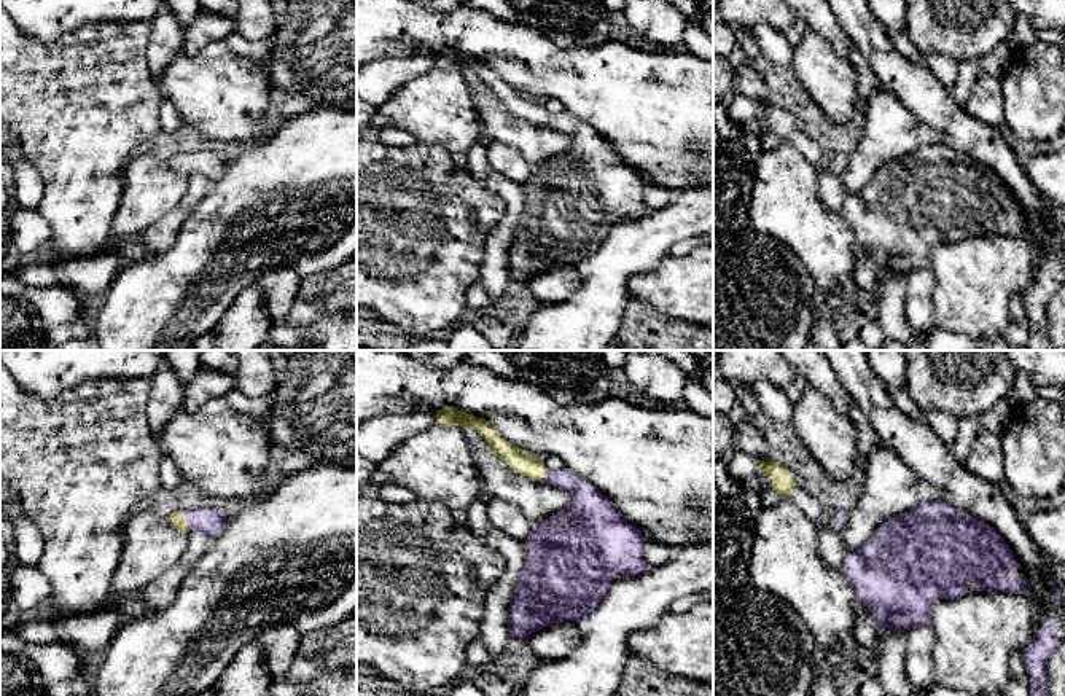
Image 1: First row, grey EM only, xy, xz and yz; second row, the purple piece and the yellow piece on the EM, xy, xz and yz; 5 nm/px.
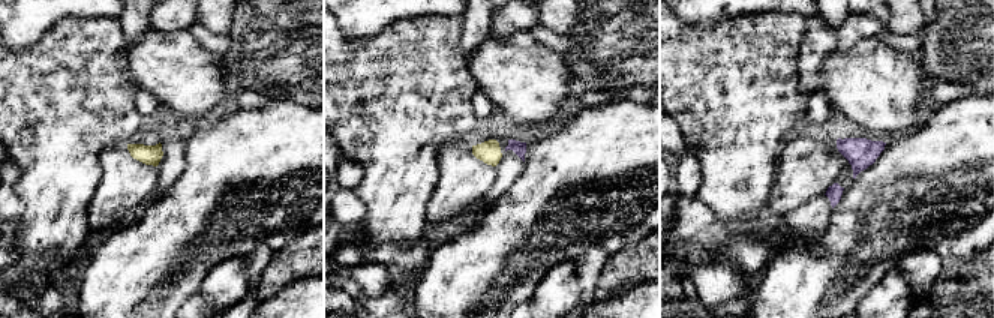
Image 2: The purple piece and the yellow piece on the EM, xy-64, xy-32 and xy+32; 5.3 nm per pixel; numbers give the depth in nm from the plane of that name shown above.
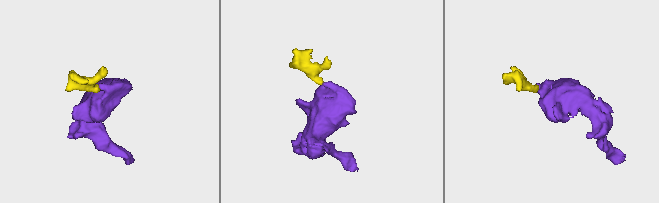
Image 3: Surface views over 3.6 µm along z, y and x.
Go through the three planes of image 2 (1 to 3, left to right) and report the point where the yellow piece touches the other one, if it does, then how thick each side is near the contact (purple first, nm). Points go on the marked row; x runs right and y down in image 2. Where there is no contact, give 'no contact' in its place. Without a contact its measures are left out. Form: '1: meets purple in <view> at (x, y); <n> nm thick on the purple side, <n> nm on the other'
1: no contact
2: no contact
3: no contact

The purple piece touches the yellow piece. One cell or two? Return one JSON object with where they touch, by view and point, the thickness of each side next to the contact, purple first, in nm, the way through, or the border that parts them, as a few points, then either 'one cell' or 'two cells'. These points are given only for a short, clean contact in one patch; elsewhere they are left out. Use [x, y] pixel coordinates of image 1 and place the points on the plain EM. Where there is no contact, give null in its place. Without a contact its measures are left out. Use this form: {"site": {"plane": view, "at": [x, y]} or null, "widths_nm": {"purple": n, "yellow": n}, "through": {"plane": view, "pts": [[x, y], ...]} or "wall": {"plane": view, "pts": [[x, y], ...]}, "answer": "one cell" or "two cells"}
{"site": {"plane": "xy", "at": [187, 164]}, "widths_nm": {"purple": 130, "yellow": 90}, "through": {"plane": "xy", "pts": [[210, 164], [187, 164], [177, 164]]}, "answer": "one cell"}

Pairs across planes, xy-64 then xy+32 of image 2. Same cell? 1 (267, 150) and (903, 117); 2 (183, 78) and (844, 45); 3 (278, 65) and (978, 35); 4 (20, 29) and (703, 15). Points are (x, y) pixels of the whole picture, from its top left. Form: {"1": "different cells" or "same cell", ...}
{"1": "different cells", "2": "different cells", "3": "same cell", "4": "same cell"}

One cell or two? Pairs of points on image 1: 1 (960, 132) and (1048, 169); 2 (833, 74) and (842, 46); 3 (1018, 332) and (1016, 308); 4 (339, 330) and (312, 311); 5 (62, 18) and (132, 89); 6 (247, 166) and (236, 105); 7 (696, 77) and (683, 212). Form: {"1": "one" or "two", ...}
{"1": "two", "2": "two", "3": "one", "4": "two", "5": "two", "6": "two", "7": "two"}

